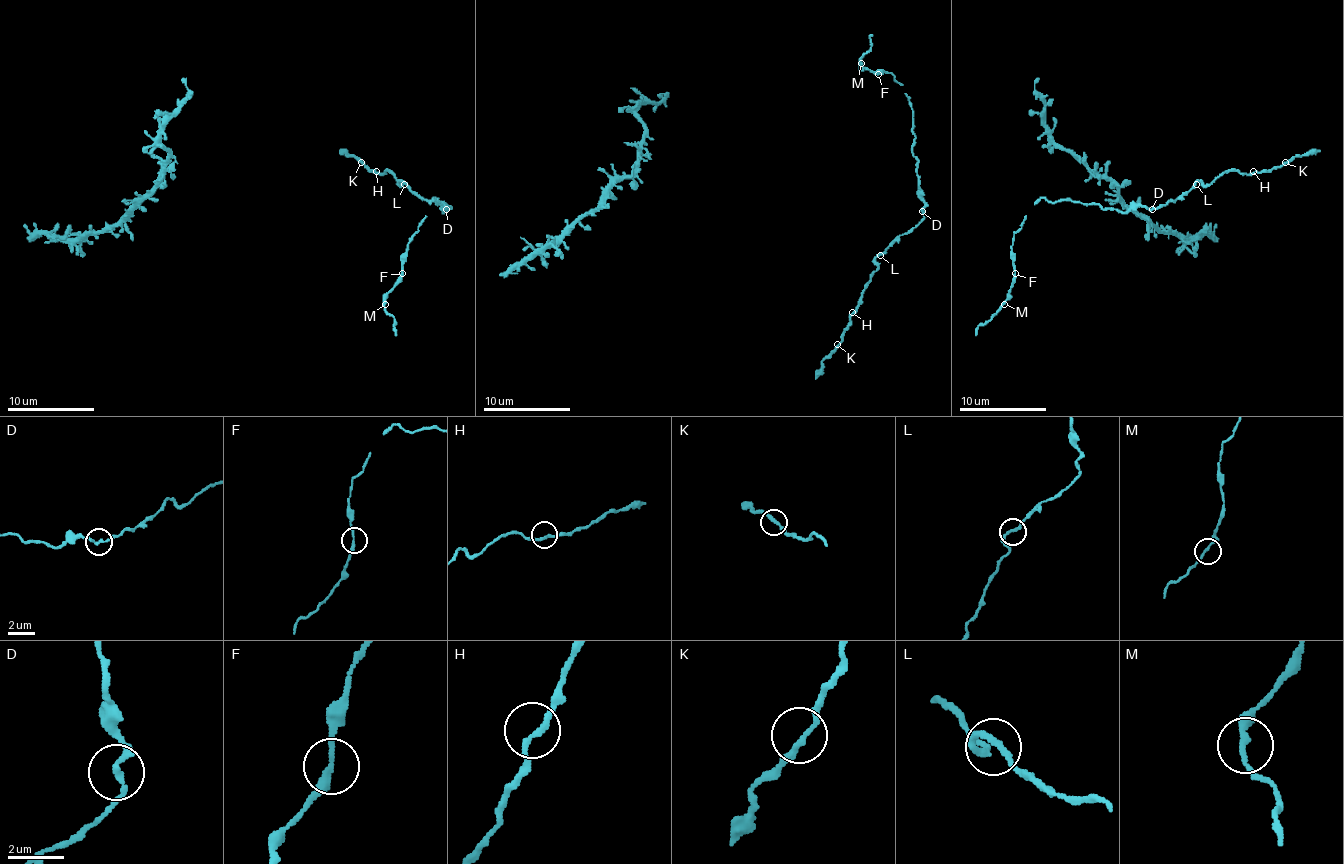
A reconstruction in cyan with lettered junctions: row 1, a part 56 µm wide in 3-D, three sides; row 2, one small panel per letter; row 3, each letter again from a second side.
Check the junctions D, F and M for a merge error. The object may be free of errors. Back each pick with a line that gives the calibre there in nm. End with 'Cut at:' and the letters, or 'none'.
Cut at: none

